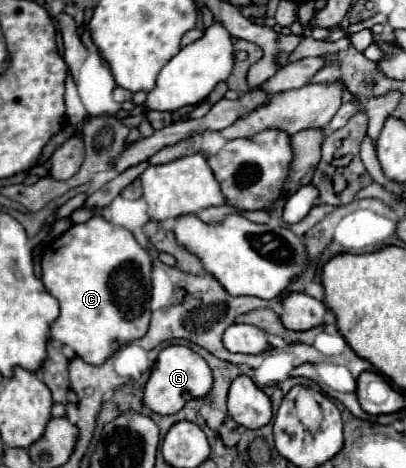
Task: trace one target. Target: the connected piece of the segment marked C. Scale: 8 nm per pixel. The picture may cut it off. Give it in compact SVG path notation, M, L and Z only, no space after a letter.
M95 214L85 224L71 226L57 240L43 248L43 284L51 296L59 300L61 314L51 326L51 338L75 350L79 358L93 366L101 366L121 346L139 340L149 330L151 300L151 256L137 244L133 234L121 226L113 226Z

